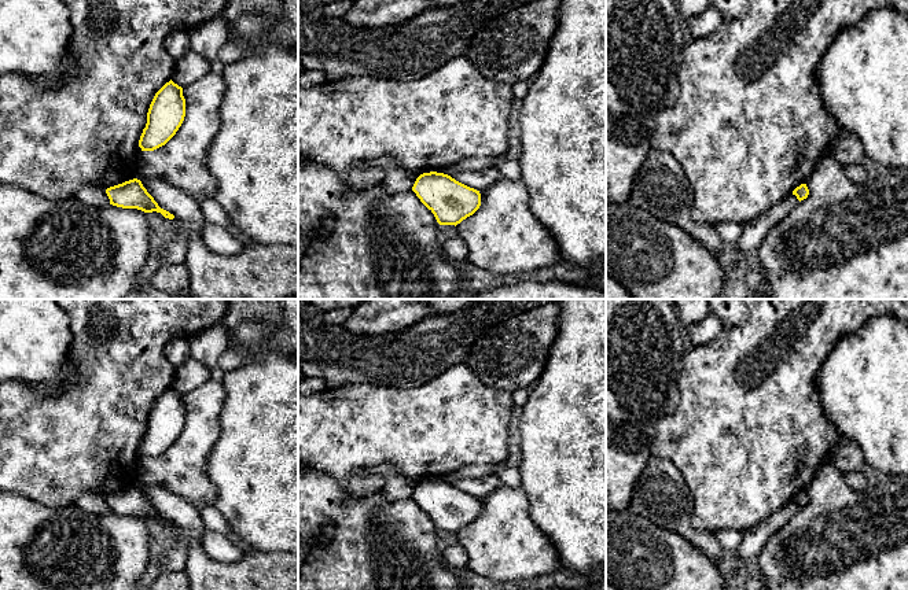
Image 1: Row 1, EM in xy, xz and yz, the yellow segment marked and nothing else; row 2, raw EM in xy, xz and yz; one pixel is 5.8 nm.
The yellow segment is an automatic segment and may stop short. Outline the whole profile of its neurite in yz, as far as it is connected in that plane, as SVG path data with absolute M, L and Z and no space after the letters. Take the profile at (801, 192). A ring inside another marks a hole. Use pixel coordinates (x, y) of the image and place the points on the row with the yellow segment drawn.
M806 184L797 187L788 196L778 202L769 210L743 225L736 248L742 252L757 250L767 233L787 215L801 200L806 199L809 189Z

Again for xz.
M381 155L364 162L364 167L385 170L383 187L389 192L412 189L434 214L440 225L457 225L481 206L479 191L470 188L448 174L430 172L415 174L402 169L391 155Z

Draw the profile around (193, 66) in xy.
M190 49L180 60L176 60L172 81L184 88L210 71L210 59Z

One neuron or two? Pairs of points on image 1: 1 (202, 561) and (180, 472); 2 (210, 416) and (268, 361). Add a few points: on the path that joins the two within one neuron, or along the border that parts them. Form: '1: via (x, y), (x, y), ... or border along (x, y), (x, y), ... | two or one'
1: border along (158, 485), (184, 497), (197, 509) | two
2: border along (221, 382), (225, 402), (219, 435) | two

